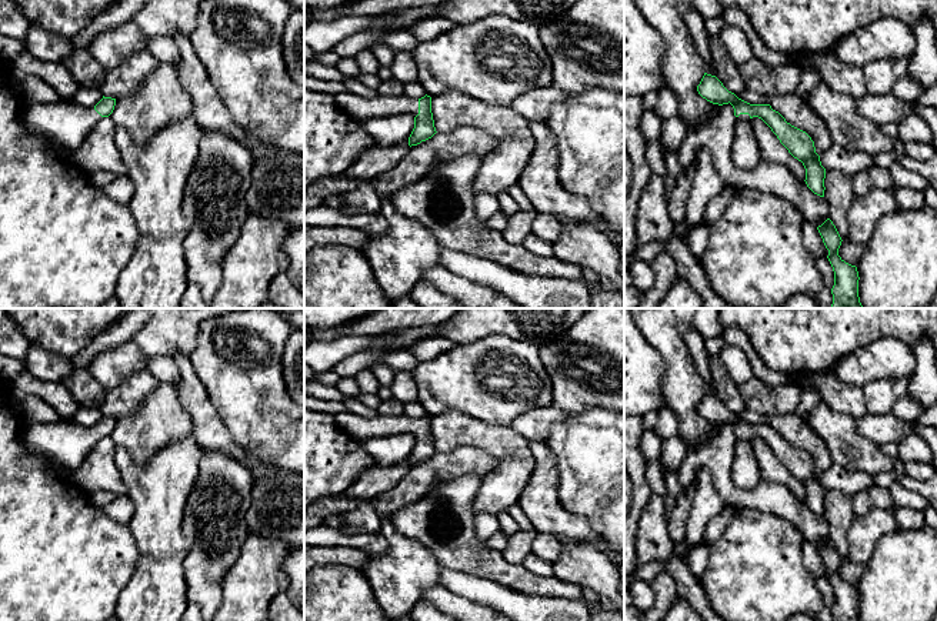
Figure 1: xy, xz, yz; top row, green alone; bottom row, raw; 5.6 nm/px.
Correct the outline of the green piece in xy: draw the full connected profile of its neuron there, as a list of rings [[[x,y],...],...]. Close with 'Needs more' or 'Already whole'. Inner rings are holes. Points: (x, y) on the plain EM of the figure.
[[[104,417],[94,427],[79,425],[73,420],[57,423],[27,421],[21,443],[33,454],[46,454],[51,461],[76,470],[93,445],[103,437],[109,437],[116,425],[116,418]]]. Needs more

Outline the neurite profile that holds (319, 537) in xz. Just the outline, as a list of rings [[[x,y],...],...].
[[[319,525],[304,532],[304,547],[357,548],[370,555],[370,554],[384,554],[387,551],[387,541],[381,534],[347,535],[336,528]]]

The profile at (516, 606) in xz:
[[[440,568],[440,585],[511,621],[590,621],[586,601],[527,595],[459,570]]]

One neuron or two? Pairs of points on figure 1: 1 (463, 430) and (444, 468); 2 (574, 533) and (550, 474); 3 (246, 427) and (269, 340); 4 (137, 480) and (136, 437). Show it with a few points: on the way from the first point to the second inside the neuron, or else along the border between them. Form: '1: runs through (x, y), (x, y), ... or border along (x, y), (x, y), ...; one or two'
1: border along (437, 450), (470, 444), (487, 454); two
2: runs through (560, 518), (549, 507), (549, 488); one
3: runs through (249, 406), (249, 361); one
4: border along (117, 444), (137, 461), (147, 461), (167, 446); two

